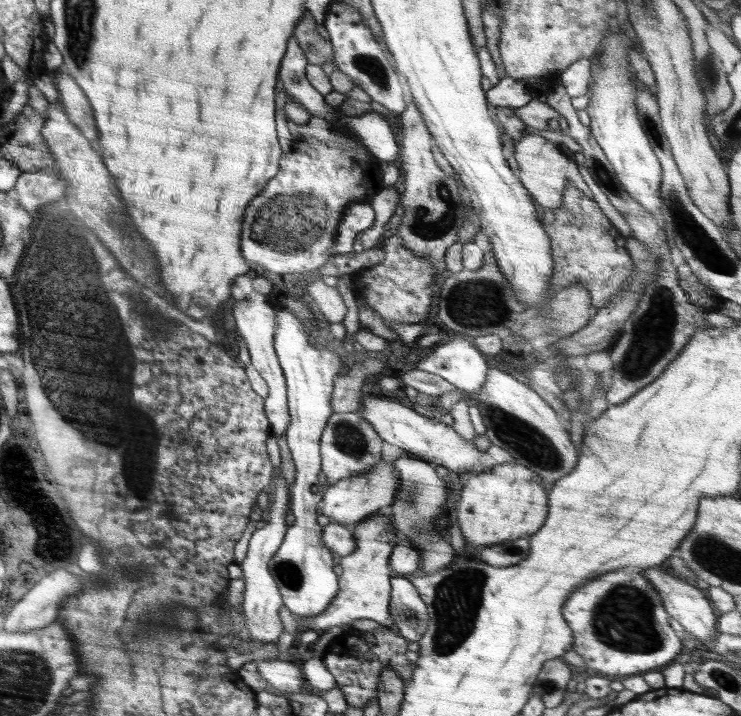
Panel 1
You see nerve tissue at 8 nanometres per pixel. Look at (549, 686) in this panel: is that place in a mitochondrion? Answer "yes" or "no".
yes

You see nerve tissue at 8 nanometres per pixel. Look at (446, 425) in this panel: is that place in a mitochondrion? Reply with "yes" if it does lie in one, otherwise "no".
no

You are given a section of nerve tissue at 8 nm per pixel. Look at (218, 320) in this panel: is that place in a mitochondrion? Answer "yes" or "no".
no

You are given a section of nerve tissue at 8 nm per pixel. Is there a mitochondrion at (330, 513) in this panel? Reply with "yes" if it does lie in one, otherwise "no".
no

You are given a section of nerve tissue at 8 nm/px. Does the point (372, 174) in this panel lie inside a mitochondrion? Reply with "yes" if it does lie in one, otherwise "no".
no

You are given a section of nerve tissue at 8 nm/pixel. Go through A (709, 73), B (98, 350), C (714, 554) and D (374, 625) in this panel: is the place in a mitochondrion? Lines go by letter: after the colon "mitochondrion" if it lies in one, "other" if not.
A: mitochondrion
B: mitochondrion
C: mitochondrion
D: other

